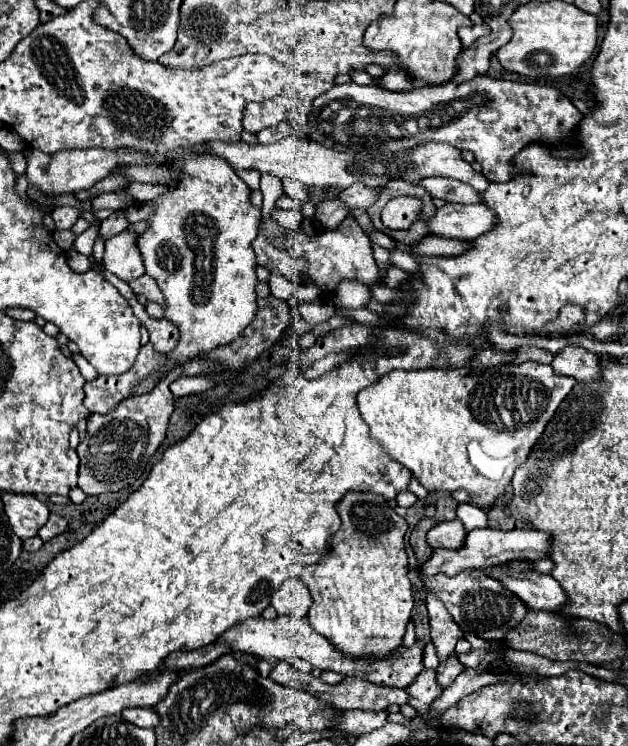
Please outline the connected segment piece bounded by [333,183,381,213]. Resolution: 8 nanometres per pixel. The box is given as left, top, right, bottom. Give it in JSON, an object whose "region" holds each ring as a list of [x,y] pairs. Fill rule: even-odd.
{"region":[[[353,183],[351,187],[343,189],[343,191],[341,191],[337,197],[333,197],[333,199],[343,201],[343,203],[347,205],[349,213],[351,213],[353,209],[365,211],[369,205],[375,203],[379,191],[381,191],[381,189],[369,189],[369,187],[365,187],[363,183]]]}

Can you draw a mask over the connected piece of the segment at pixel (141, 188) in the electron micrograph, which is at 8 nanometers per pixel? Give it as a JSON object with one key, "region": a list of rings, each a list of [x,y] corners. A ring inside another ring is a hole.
{"region":[[[129,183],[129,185],[125,187],[125,191],[127,191],[135,201],[147,203],[147,201],[151,201],[153,197],[157,197],[159,193],[163,193],[163,187],[161,187],[161,185],[147,185],[147,183]]]}

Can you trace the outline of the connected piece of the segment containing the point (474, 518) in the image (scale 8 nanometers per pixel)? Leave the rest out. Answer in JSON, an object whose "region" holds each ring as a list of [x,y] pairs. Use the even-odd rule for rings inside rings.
{"region":[[[463,503],[457,507],[457,517],[463,523],[467,531],[473,531],[477,527],[487,527],[487,515],[479,507],[473,507],[469,503]]]}

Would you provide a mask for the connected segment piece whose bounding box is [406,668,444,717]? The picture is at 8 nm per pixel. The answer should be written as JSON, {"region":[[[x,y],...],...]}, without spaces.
{"region":[[[424,668],[415,681],[406,689],[409,694],[408,704],[419,715],[431,717],[431,704],[441,695],[443,688],[437,683],[436,671]]]}

